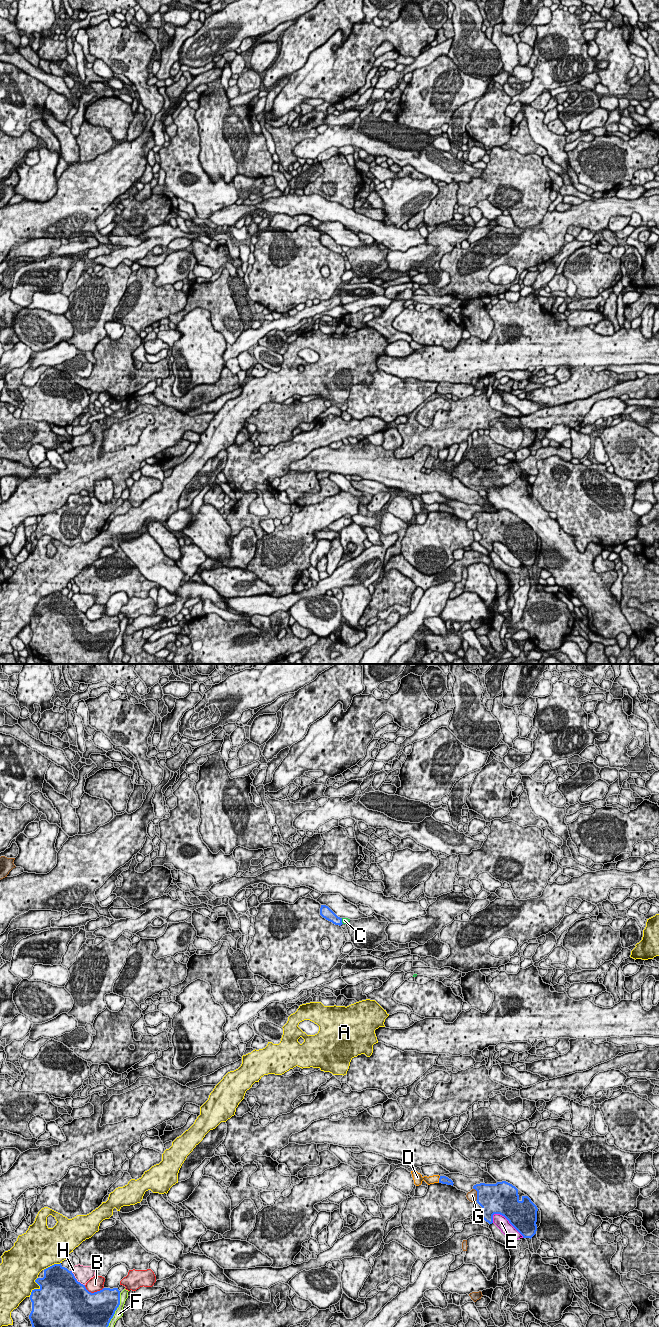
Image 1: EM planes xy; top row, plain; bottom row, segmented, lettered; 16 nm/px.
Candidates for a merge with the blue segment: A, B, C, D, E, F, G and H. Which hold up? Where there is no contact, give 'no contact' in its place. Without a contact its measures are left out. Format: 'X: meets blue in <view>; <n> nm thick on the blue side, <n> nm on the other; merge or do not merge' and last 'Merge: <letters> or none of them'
A: meets blue in xy; 500 nm thick on the blue side, 340 nm on the other; do not merge
B: meets blue in xy; 500 nm thick on the blue side, 240 nm on the other; do not merge
C: meets blue in xy; 180 nm thick on the blue side, 100 nm on the other; do not merge
D: meets blue in xy; 130 nm thick on the blue side, 130 nm on the other; do not merge
E: meets blue in xy; 480 nm thick on the blue side, 200 nm on the other; do not merge
F: meets blue in xy; 480 nm thick on the blue side, 130 nm on the other; do not merge
G: meets blue in xy; 460 nm thick on the blue side, 160 nm on the other; do not merge
H: meets blue in xy; 500 nm thick on the blue side, 280 nm on the other; do not merge
Merge: none of them

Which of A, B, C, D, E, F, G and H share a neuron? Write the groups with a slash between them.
A / B / C / D / E / F / G / H

